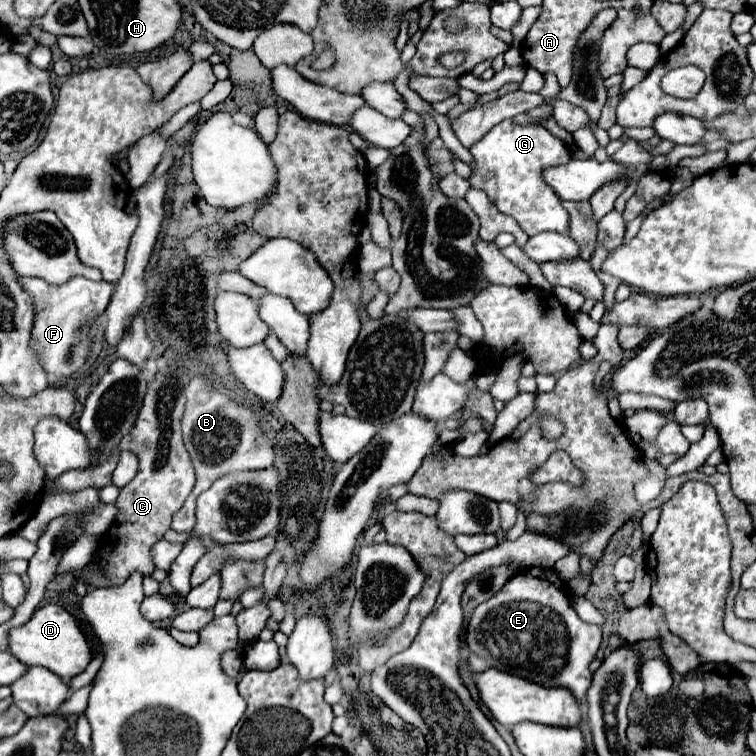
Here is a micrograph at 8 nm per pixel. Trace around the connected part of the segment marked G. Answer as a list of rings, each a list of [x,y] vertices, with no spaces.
[[[513,120],[493,126],[475,146],[469,150],[475,158],[471,186],[487,192],[499,212],[513,216],[527,236],[535,236],[545,230],[567,234],[569,216],[561,206],[557,194],[543,182],[541,168],[565,164],[571,158],[569,148],[541,124],[515,124]]]

